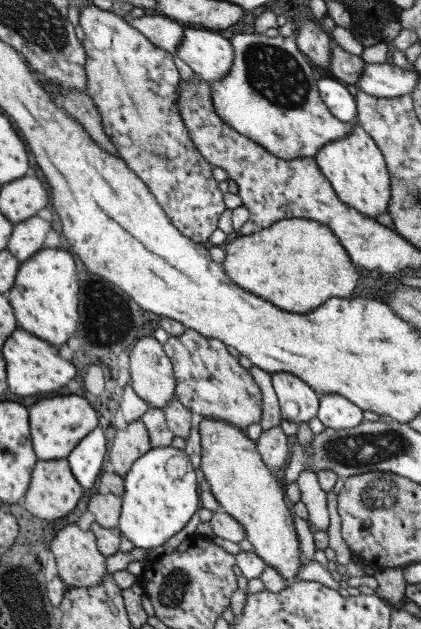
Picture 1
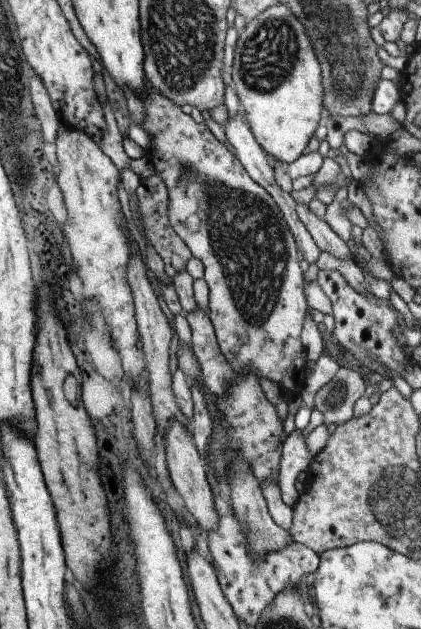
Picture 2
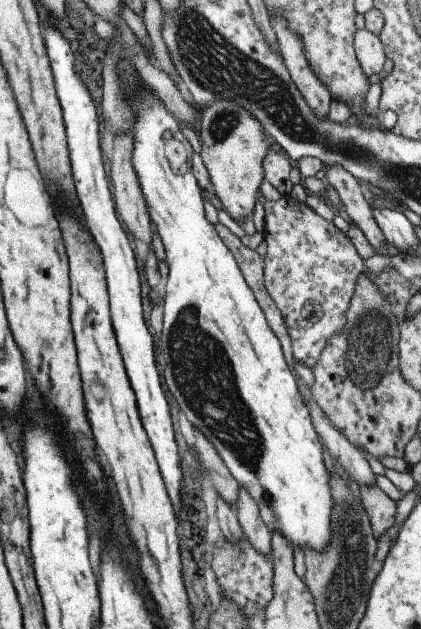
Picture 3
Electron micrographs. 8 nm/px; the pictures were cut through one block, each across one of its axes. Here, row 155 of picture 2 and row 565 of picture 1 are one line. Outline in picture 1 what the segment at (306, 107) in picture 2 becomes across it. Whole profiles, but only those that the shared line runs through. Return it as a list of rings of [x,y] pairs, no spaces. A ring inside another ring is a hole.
[[[197,418],[195,423],[201,436],[201,469],[209,483],[209,491],[218,502],[223,512],[234,518],[246,532],[246,539],[252,544],[254,552],[258,554],[268,567],[280,572],[280,576],[289,584],[297,580],[296,574],[300,570],[300,545],[296,533],[292,514],[284,500],[283,488],[278,484],[274,474],[262,461],[258,453],[257,444],[246,433],[222,420]]]

